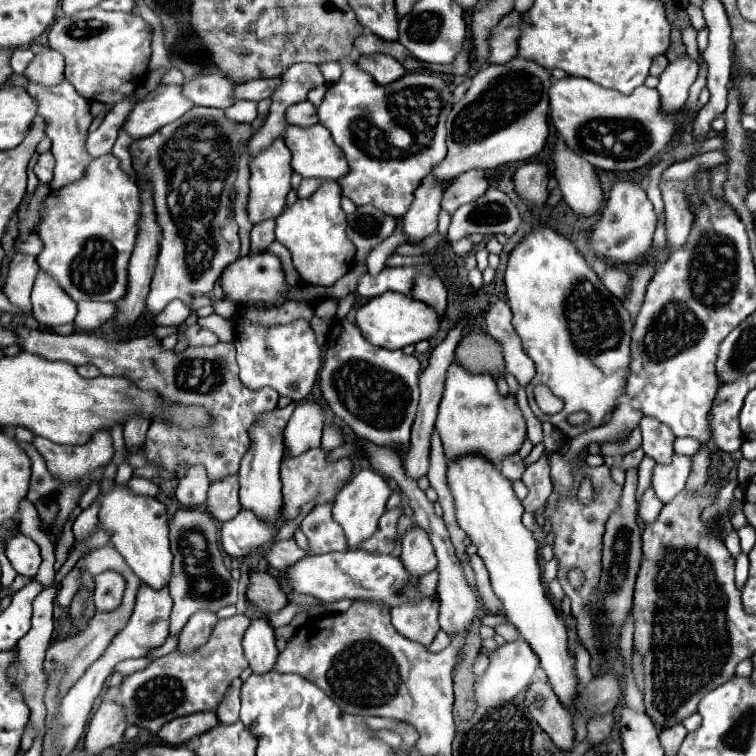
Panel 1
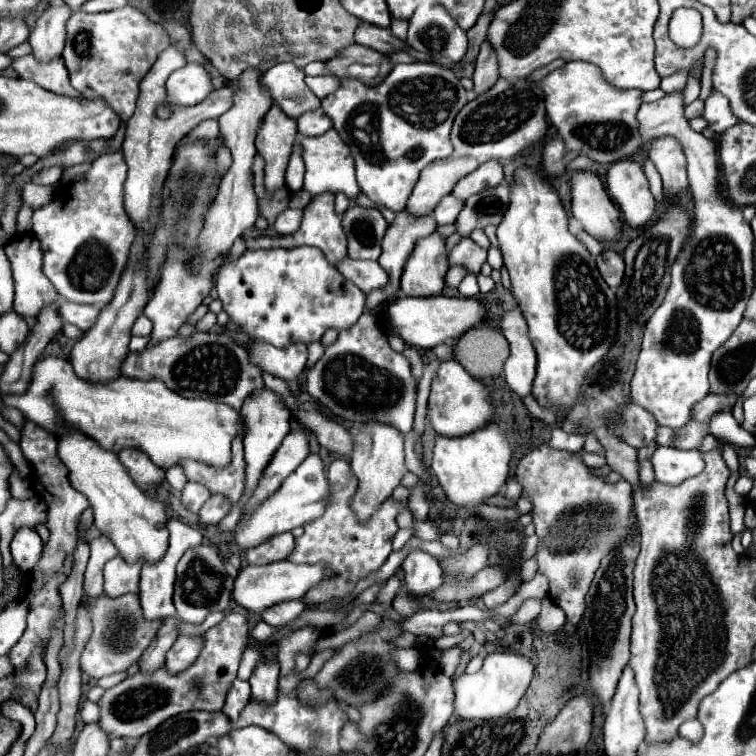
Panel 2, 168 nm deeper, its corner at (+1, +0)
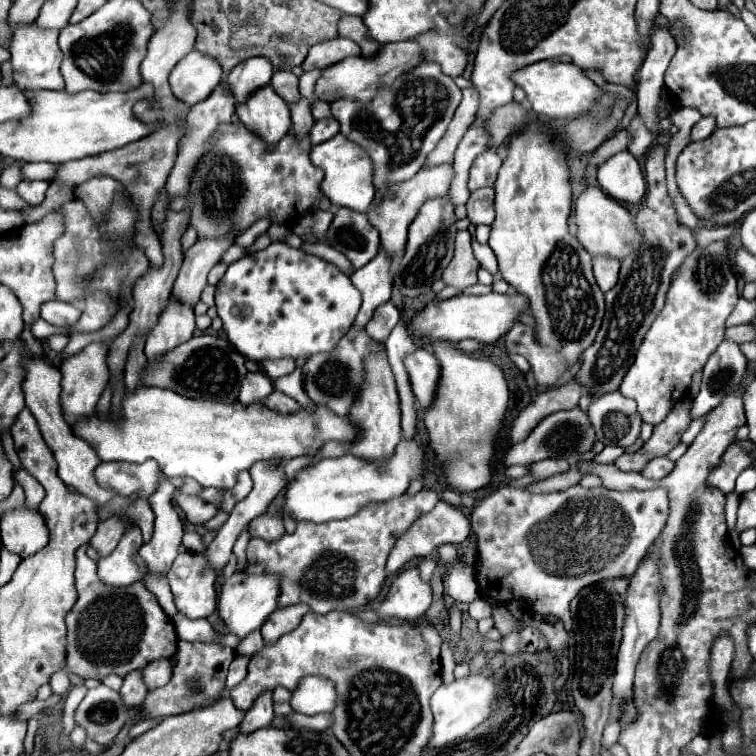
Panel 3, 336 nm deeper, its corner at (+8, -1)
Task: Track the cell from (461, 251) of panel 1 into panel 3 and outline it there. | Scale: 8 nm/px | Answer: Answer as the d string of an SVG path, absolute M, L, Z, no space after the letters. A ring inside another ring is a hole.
M458 231L456 235L456 251L450 261L450 265L442 273L442 281L448 287L454 287L458 291L464 291L466 287L472 287L478 283L478 269L480 263L472 253L472 237L468 231Z

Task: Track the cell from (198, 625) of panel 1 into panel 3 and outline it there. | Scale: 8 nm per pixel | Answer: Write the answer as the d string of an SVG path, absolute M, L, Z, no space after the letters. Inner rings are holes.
M160 659L142 669L142 679L148 691L164 687L170 681L170 677L172 677L172 659Z

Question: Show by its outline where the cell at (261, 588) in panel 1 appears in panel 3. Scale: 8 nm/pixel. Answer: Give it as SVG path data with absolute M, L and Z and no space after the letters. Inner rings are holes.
M304 603L284 607L284 609L276 609L274 615L270 615L268 621L264 623L264 627L260 629L262 637L264 637L264 643L266 645L276 643L282 635L286 635L288 631L294 631L308 611L310 611L310 607L304 605Z

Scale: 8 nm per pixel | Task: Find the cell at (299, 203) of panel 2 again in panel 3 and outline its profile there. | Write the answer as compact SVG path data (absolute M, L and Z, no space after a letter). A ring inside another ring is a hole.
M264 217L252 224L244 233L241 233L235 240L235 243L244 248L250 247L256 238L266 232L271 225L270 219Z

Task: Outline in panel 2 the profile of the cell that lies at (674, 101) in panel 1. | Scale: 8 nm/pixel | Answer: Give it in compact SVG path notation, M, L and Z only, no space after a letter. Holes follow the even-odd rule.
M679 90L679 92L665 94L657 102L643 104L637 112L639 132L643 142L663 138L663 136L673 136L679 140L679 144L683 146L683 154L687 158L689 190L693 196L693 220L691 220L689 238L685 240L675 260L675 266L671 266L671 284L663 300L663 306L659 306L645 324L645 336L643 336L643 346L639 352L639 360L637 360L637 370L631 380L633 402L643 406L647 412L651 412L659 426L667 426L673 430L683 428L691 420L693 406L709 394L707 374L709 374L711 354L735 332L735 328L743 320L747 302L755 288L753 230L749 222L745 222L741 208L735 206L729 198L725 198L725 192L721 188L721 170L719 170L715 142L691 130L689 120L683 114L683 108L685 108L683 92Z

